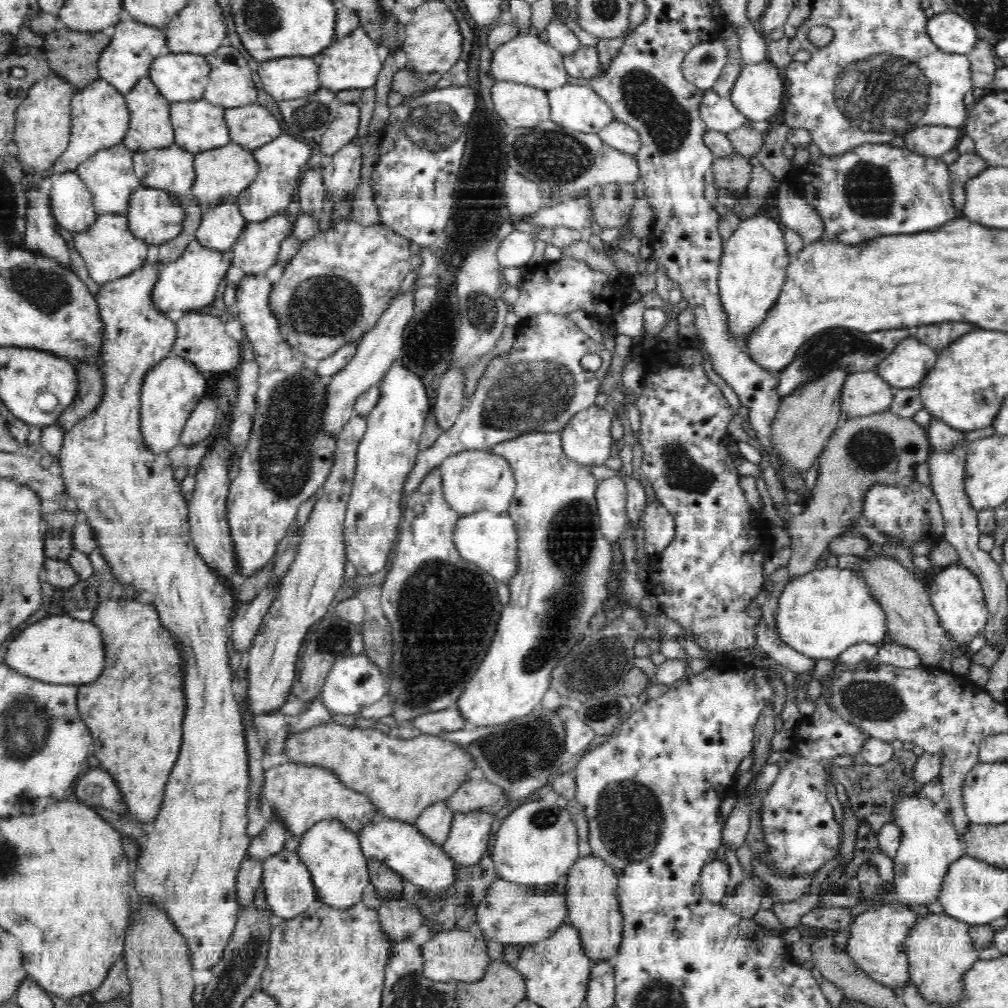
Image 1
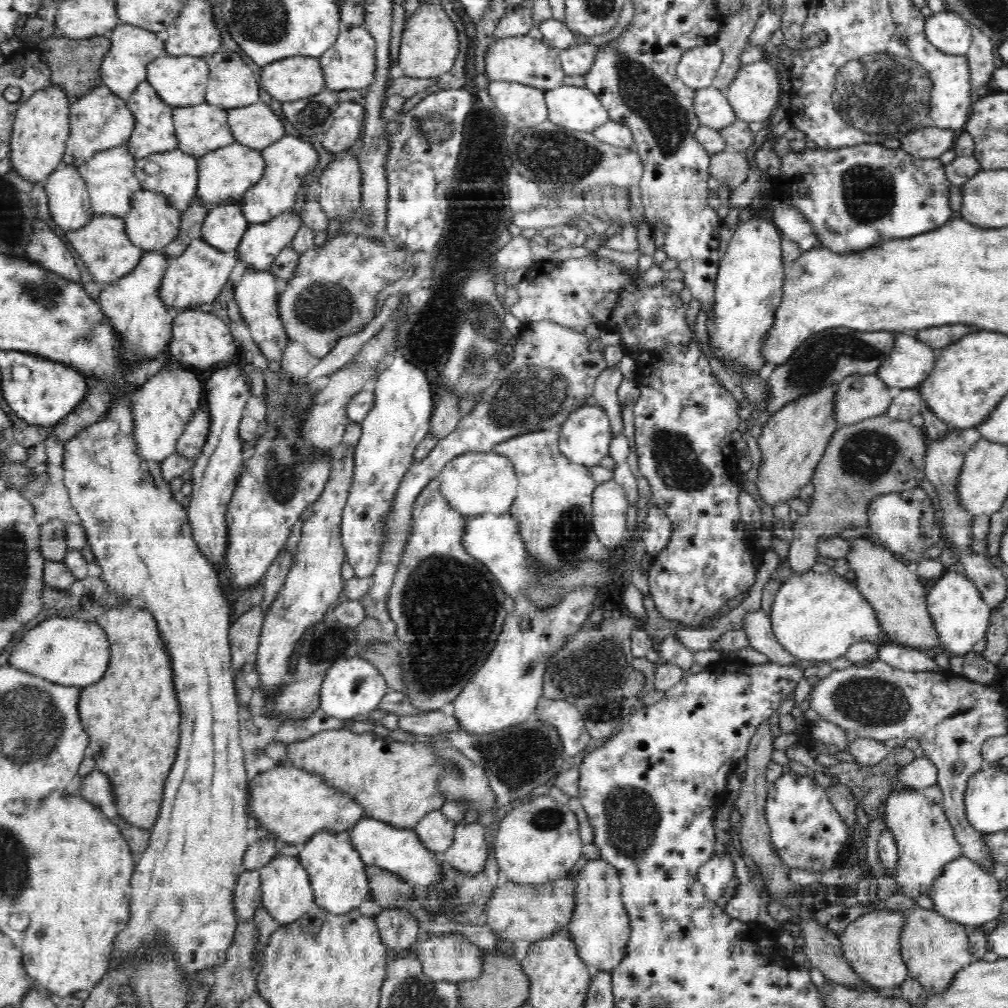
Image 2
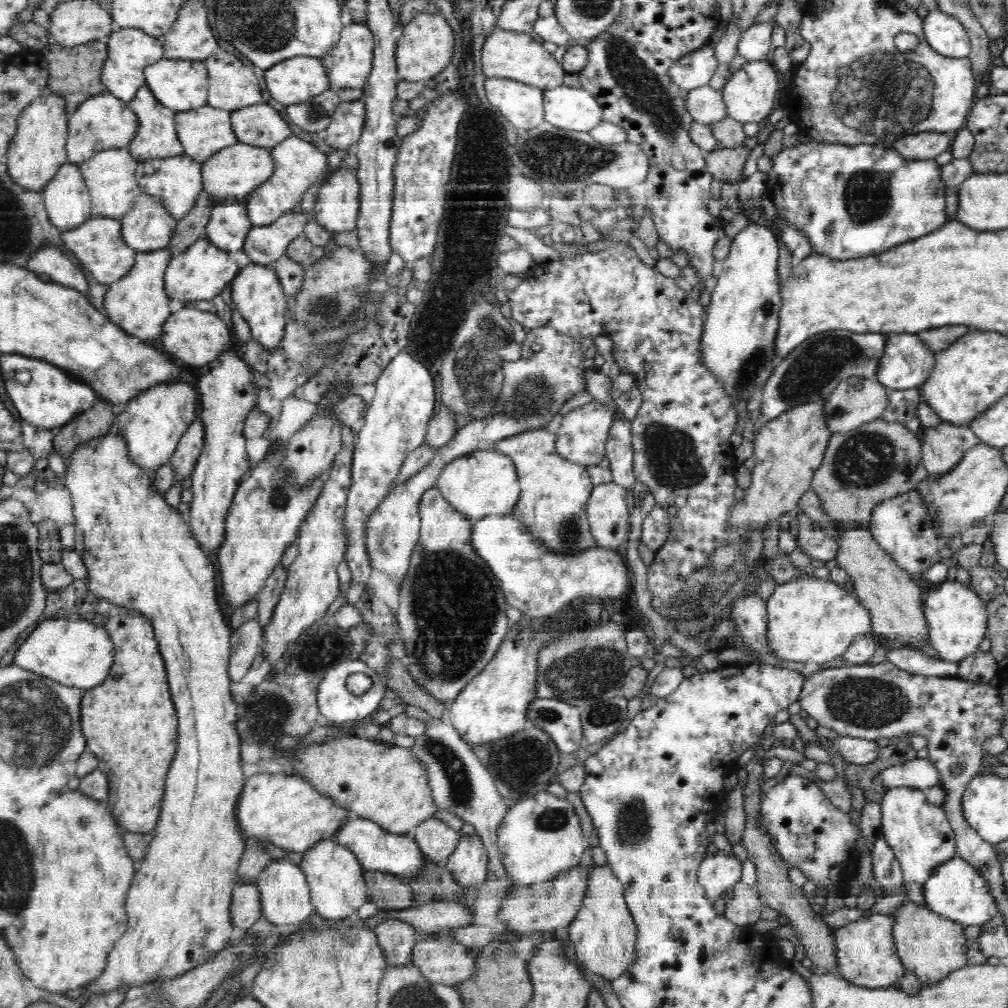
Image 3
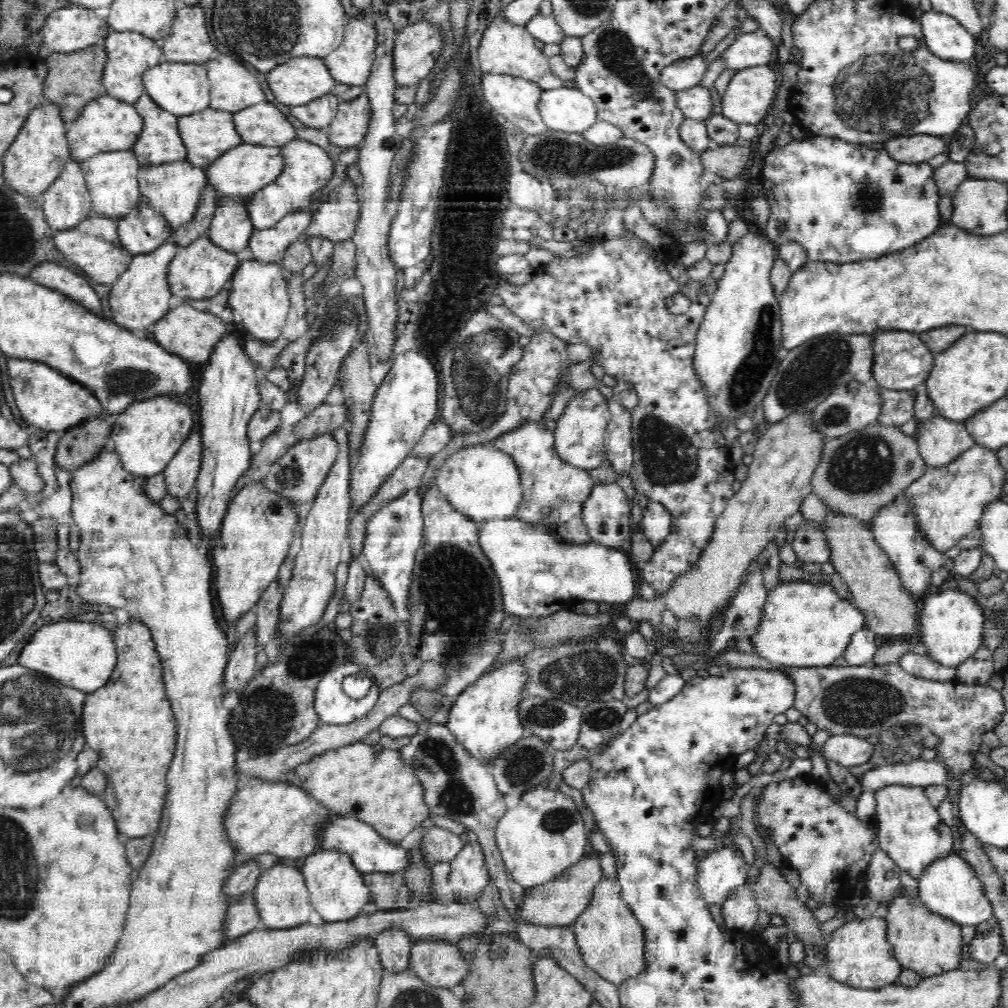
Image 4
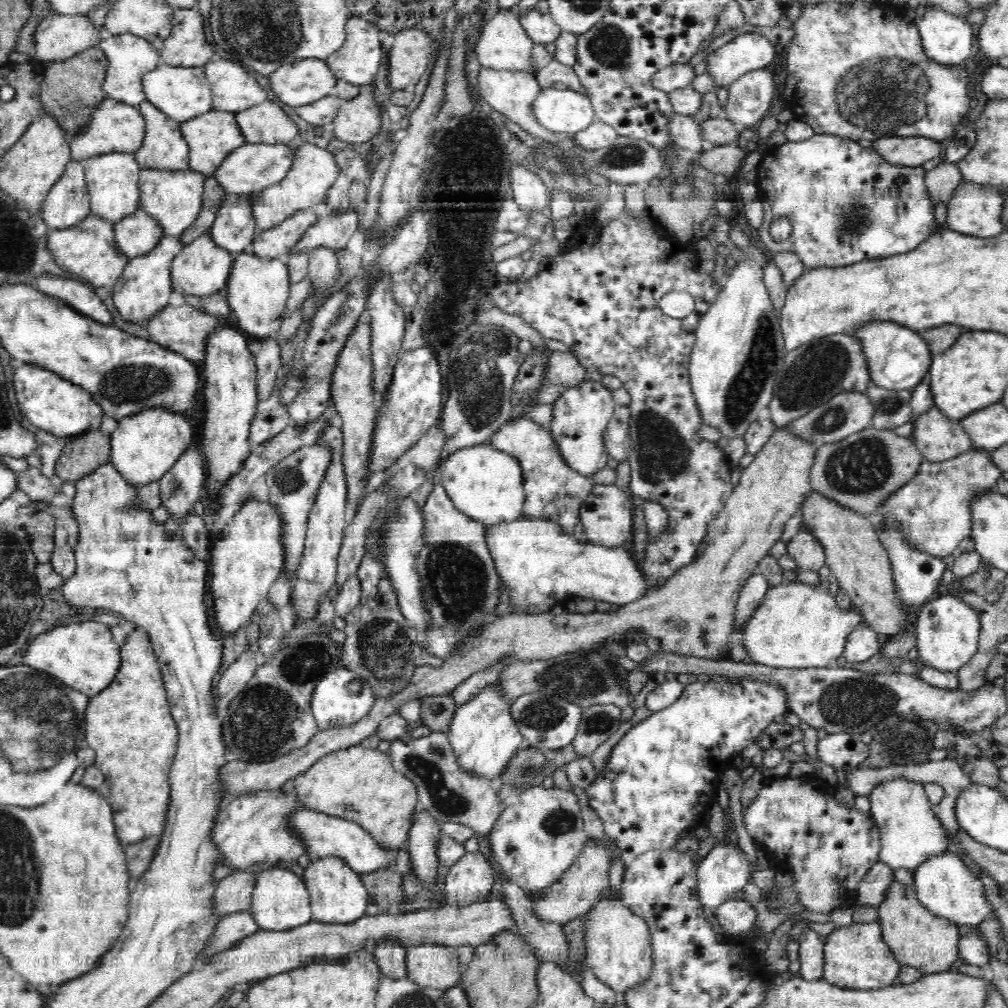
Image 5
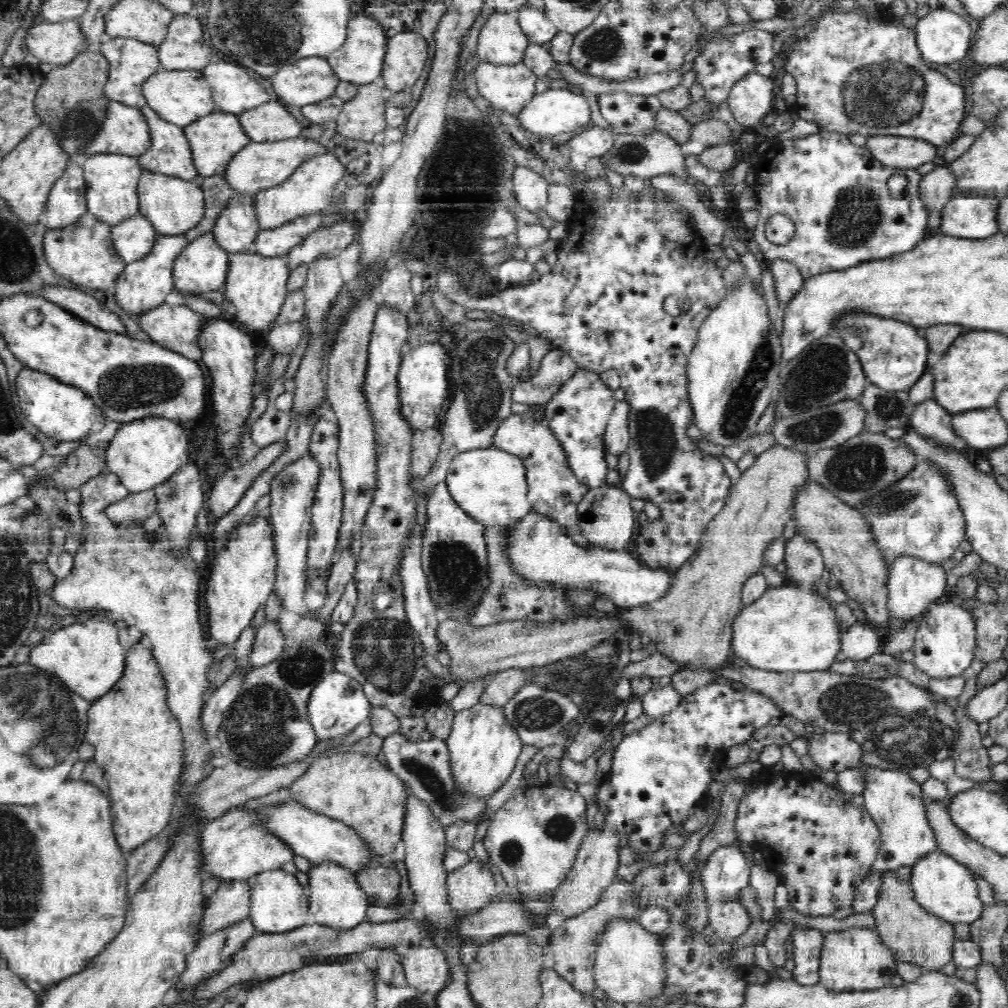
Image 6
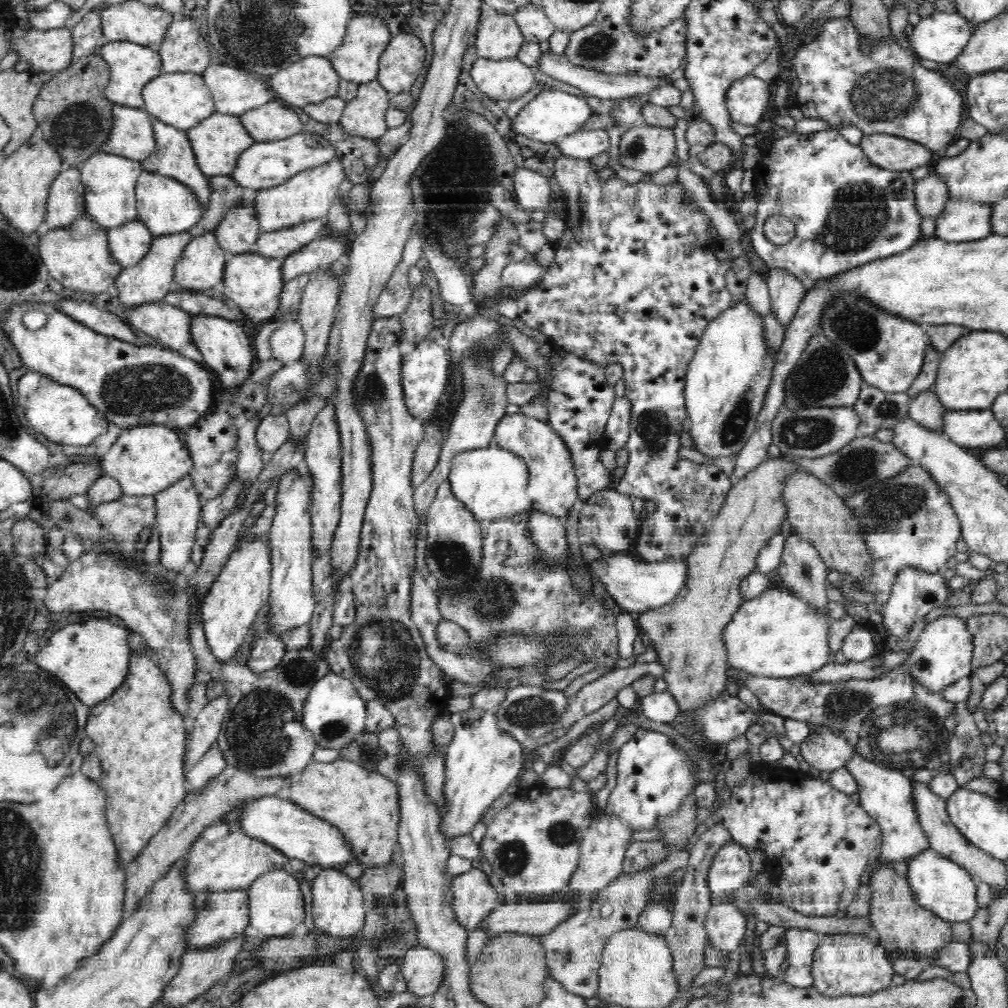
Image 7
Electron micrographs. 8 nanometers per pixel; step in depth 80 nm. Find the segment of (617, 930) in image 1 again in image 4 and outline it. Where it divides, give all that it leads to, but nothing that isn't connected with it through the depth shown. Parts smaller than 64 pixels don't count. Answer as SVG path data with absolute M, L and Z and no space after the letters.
M602 877L595 884L591 902L587 904L586 910L578 916L571 928L574 929L575 941L578 943L583 961L588 965L588 968L594 970L602 978L618 985L624 979L635 978L643 970L643 928L626 902L622 901L621 886L617 880L610 881L610 879Z

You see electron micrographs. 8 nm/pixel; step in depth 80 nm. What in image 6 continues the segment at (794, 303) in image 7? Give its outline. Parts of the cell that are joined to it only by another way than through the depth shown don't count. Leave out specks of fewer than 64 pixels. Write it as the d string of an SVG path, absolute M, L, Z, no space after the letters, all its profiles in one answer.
M774 259L774 262L769 264L771 270L774 287L776 287L776 297L780 301L780 305L786 306L791 302L792 296L797 294L800 287L804 284L804 278L801 271L798 270L796 263L790 259Z

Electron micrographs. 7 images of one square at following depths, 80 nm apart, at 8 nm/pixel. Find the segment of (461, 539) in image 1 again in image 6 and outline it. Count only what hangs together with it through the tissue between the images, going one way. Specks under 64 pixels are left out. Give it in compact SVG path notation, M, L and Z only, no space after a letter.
M530 512L507 530L503 552L512 573L527 586L539 588L544 582L550 582L566 588L586 588L594 590L596 594L604 594L617 608L622 609L642 606L643 603L658 599L667 591L671 579L677 574L650 570L634 560L625 549L614 552L598 547L586 552L576 543L558 522L540 513Z

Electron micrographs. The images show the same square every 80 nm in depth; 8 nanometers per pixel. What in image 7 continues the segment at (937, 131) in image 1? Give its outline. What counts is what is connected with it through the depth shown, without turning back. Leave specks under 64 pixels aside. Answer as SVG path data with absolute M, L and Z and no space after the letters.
M891 134L864 135L859 145L870 162L886 170L912 171L930 165L933 156L929 147Z

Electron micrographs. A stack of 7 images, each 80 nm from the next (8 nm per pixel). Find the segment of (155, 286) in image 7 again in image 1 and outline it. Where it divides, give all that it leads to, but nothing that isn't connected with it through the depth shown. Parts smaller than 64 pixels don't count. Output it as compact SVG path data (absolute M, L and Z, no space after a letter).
M149 258L143 267L131 272L128 276L104 283L101 290L95 295L95 302L99 309L99 317L103 323L103 346L100 350L100 370L102 370L103 376L102 400L100 400L98 406L95 407L94 414L89 415L86 419L80 420L70 431L66 432L58 459L60 467L62 467L62 473L60 475L65 484L65 492L67 492L67 496L75 502L78 512L83 512L86 515L87 523L92 527L95 539L97 540L97 549L100 551L100 554L103 554L106 562L108 562L108 567L110 567L110 571L112 571L115 582L125 584L125 586L135 588L135 590L140 592L144 591L152 594L151 605L156 607L163 626L168 627L169 633L173 634L173 638L177 638L177 642L180 642L181 654L184 654L186 716L183 720L184 732L180 754L165 786L165 794L162 807L159 809L159 814L154 822L150 825L143 826L146 842L144 842L144 845L141 847L141 853L136 862L133 881L133 898L140 900L141 903L158 904L158 907L165 908L169 920L173 922L173 925L177 927L177 930L180 931L181 935L185 938L193 968L199 970L211 969L217 962L222 960L224 951L226 950L226 946L228 946L228 942L230 942L230 936L232 932L234 932L235 924L238 920L238 910L241 910L237 898L237 878L240 864L242 864L242 860L246 857L252 840L247 832L251 779L248 769L248 754L246 753L245 723L242 722L242 709L238 706L236 700L234 700L234 694L232 693L233 672L230 671L228 664L230 618L232 618L237 604L234 604L234 595L230 594L229 588L218 579L218 575L210 570L206 565L206 561L199 556L198 551L194 548L194 542L192 542L190 534L189 505L184 502L184 498L182 498L182 494L180 494L180 486L178 486L176 480L174 480L173 465L172 462L169 462L168 451L163 451L162 454L156 454L145 445L145 441L142 439L141 386L144 382L144 377L148 374L150 368L154 368L158 365L158 362L162 362L162 360L170 356L170 352L172 348L174 348L174 341L177 337L176 324L174 324L166 314L155 309L153 298L151 297L155 283L158 281L160 266L161 264L158 263L158 261L152 261Z

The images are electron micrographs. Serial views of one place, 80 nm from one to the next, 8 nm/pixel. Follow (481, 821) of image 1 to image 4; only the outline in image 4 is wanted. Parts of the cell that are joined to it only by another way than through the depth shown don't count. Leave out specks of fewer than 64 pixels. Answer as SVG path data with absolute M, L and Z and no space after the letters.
M478 842L464 845L451 859L450 868L448 883L456 903L478 899L478 892L491 882L485 854Z

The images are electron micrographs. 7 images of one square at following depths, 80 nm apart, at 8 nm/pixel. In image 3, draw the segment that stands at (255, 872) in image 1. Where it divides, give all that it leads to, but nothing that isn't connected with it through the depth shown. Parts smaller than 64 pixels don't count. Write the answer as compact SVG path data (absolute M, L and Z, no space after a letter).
M256 881L238 883L233 888L231 906L231 921L236 932L252 928L261 915L261 892Z

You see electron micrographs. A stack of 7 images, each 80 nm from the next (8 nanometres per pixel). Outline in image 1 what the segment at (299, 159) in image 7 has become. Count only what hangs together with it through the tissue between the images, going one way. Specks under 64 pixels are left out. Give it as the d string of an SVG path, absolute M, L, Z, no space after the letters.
M230 143L226 146L220 146L200 152L194 156L194 184L190 190L191 197L198 202L203 211L218 204L235 201L237 196L254 182L258 176L258 161L254 160L253 151L236 143Z

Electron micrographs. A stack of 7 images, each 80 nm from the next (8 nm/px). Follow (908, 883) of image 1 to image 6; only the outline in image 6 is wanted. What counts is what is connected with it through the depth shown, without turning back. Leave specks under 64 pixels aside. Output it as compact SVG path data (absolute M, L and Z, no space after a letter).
M858 764L864 773L866 788L862 792L864 810L874 819L881 833L881 850L870 867L872 872L895 872L900 866L912 866L927 854L939 852L937 832L928 821L929 812L922 791L921 778L900 771L881 770Z

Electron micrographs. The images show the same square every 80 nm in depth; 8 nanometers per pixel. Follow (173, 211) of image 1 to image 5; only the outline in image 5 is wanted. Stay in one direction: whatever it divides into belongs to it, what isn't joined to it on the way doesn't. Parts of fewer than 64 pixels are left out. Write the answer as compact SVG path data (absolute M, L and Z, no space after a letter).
M139 208L114 223L115 245L129 259L149 253L164 236L161 223Z

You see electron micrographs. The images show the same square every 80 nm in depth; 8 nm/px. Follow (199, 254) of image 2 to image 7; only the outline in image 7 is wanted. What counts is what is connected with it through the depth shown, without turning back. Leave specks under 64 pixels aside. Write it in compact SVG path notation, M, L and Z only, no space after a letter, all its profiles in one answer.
M214 232L194 237L186 245L175 266L174 281L178 283L179 290L204 292L216 284L222 283L228 256L229 253L218 244Z

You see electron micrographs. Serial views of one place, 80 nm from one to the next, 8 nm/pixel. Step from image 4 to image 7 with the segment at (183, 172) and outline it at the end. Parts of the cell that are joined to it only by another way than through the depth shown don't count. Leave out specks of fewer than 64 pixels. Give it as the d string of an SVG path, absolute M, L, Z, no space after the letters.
M142 171L135 186L137 198L137 219L149 227L150 232L159 237L188 231L201 220L205 212L200 198L185 183L162 176L158 173Z

